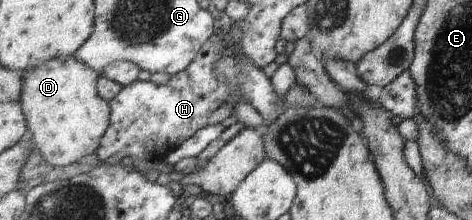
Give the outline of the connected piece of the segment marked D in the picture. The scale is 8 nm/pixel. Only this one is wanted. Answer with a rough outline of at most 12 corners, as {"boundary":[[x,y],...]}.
{"boundary":[[75,55],[25,73],[29,137],[54,167],[100,148],[112,108]]}

